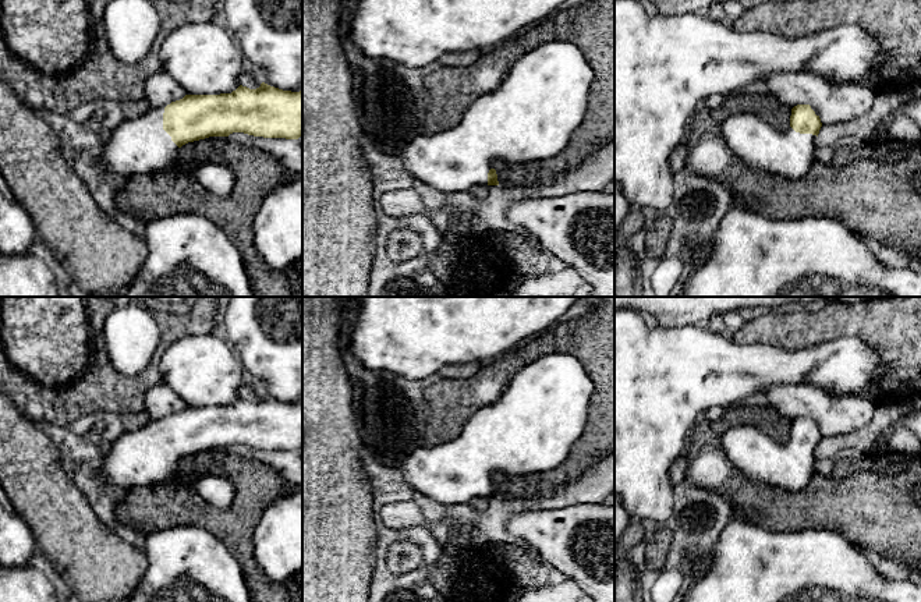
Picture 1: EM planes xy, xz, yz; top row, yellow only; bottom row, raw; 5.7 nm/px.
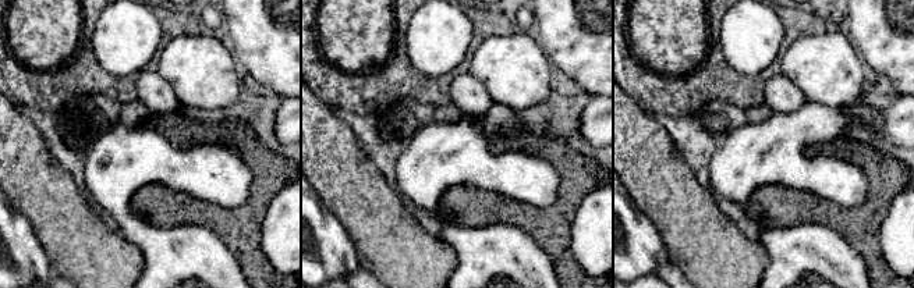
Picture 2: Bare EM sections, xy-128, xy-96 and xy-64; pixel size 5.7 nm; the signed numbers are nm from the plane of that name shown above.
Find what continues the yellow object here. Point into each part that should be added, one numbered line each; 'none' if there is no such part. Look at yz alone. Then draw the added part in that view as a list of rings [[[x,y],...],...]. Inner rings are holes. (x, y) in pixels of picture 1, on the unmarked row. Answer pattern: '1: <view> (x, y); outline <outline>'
1: yz (786, 466); outline [[[755,425],[730,426],[722,432],[719,443],[733,467],[757,484],[789,492],[798,492],[808,486],[815,474],[815,461],[818,458],[816,447],[800,446],[791,439],[779,443]]]

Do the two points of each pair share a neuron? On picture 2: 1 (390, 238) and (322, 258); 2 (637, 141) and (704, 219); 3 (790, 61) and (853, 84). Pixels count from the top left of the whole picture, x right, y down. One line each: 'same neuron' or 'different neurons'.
1: different neurons
2: same neuron
3: same neuron

